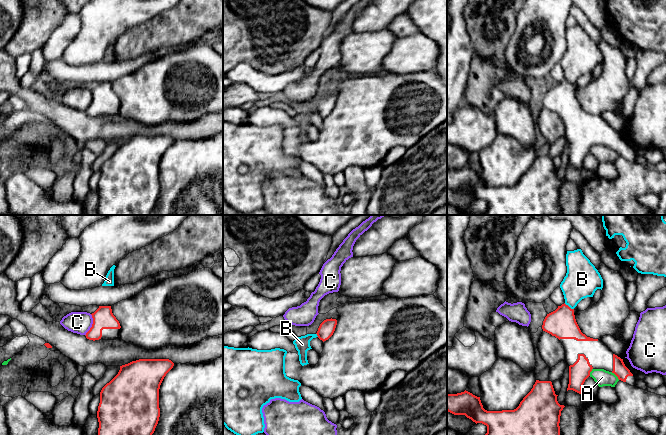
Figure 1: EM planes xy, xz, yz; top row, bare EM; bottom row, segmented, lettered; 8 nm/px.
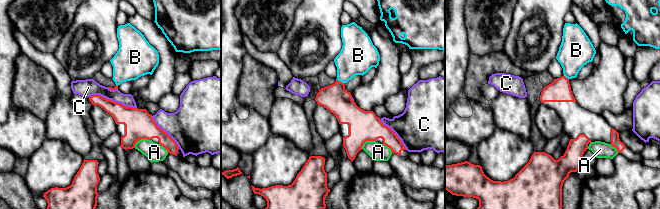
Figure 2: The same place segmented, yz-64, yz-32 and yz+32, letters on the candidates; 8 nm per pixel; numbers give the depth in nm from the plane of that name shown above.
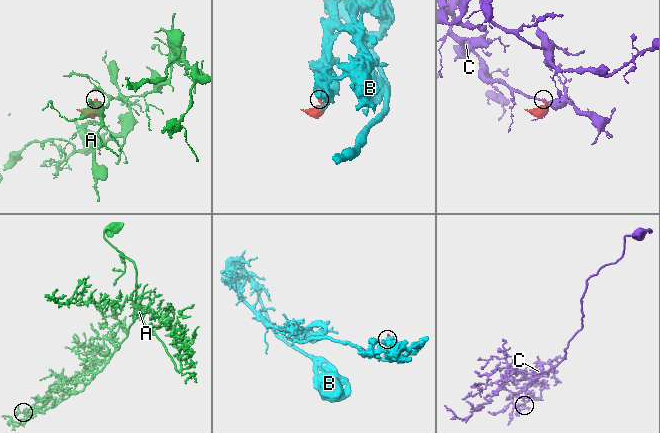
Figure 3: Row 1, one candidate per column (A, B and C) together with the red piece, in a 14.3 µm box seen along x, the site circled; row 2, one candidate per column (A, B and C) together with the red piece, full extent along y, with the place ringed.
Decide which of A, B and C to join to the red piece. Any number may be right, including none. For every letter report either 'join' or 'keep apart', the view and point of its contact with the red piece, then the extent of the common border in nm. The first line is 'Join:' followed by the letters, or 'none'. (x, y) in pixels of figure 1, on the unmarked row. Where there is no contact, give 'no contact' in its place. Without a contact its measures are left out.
Join: none
A: keep apart; contact yz (615, 150); length 90 nm
B: keep apart; contact yz (568, 82); length 90 nm
C: keep apart; contact xy (92, 101); length 180 nm

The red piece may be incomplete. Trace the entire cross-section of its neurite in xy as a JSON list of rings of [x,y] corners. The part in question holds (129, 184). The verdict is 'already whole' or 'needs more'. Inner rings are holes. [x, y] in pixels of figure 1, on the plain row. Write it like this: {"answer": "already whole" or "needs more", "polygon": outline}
{"answer": "already whole", "polygon": [[[139,135],[120,142],[118,150],[100,168],[98,213],[150,215],[160,193],[160,161],[173,142],[174,139],[169,135]]]}

